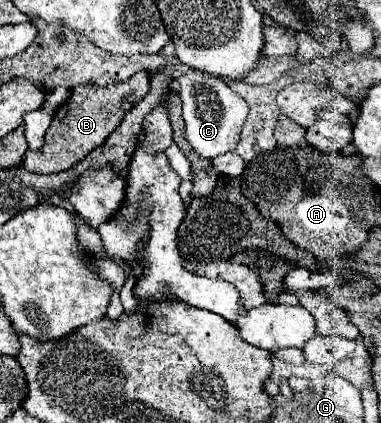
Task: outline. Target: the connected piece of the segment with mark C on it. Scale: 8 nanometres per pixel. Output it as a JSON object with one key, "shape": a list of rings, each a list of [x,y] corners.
{"shape":[[[191,73],[175,79],[175,89],[183,101],[183,119],[185,119],[185,139],[191,149],[203,159],[215,159],[237,147],[239,133],[243,129],[249,105],[229,89],[221,79],[215,79],[205,73]]]}

